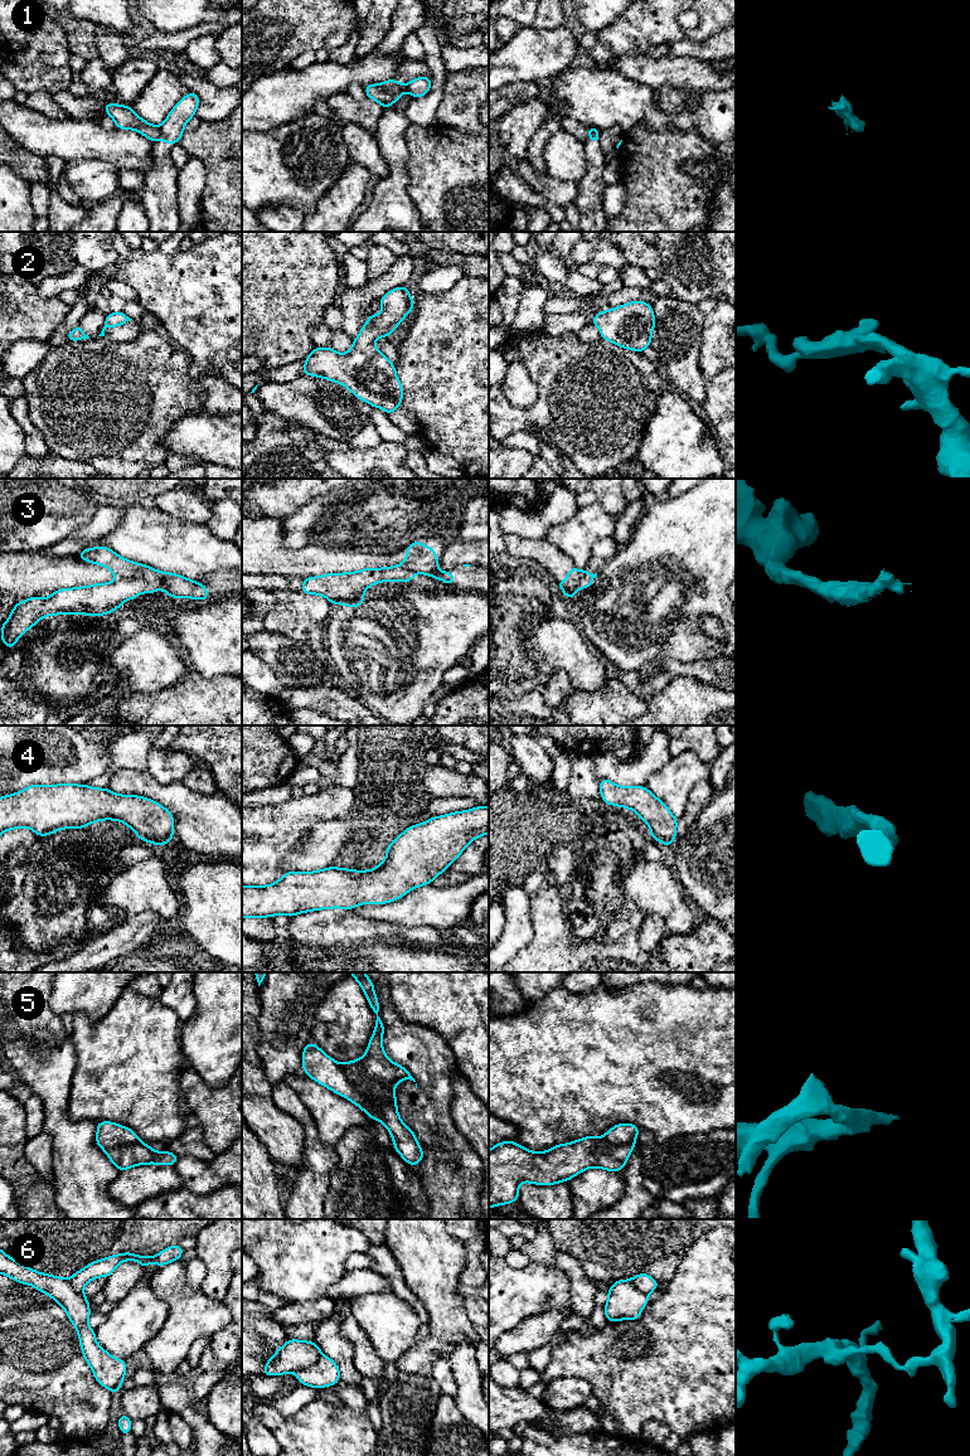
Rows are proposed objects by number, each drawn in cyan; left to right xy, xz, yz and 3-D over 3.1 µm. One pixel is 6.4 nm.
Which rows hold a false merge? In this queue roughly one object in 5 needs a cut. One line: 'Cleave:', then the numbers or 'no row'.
Cleave: 1, 3, 5, 6

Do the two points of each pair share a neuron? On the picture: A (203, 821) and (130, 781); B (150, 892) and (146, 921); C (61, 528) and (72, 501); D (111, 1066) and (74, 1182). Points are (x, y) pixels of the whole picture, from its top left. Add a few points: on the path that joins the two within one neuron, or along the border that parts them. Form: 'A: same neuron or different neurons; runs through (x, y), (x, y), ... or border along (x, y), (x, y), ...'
A: same neuron; runs through (185, 805), (176, 797), (156, 792), (148, 786)
B: different neurons; border along (122, 915), (155, 913), (168, 921)
C: same neuron; runs through (61, 522), (61, 513), (66, 508)
D: different neurons; border along (68, 1106), (68, 1114), (73, 1119), (96, 1122)

